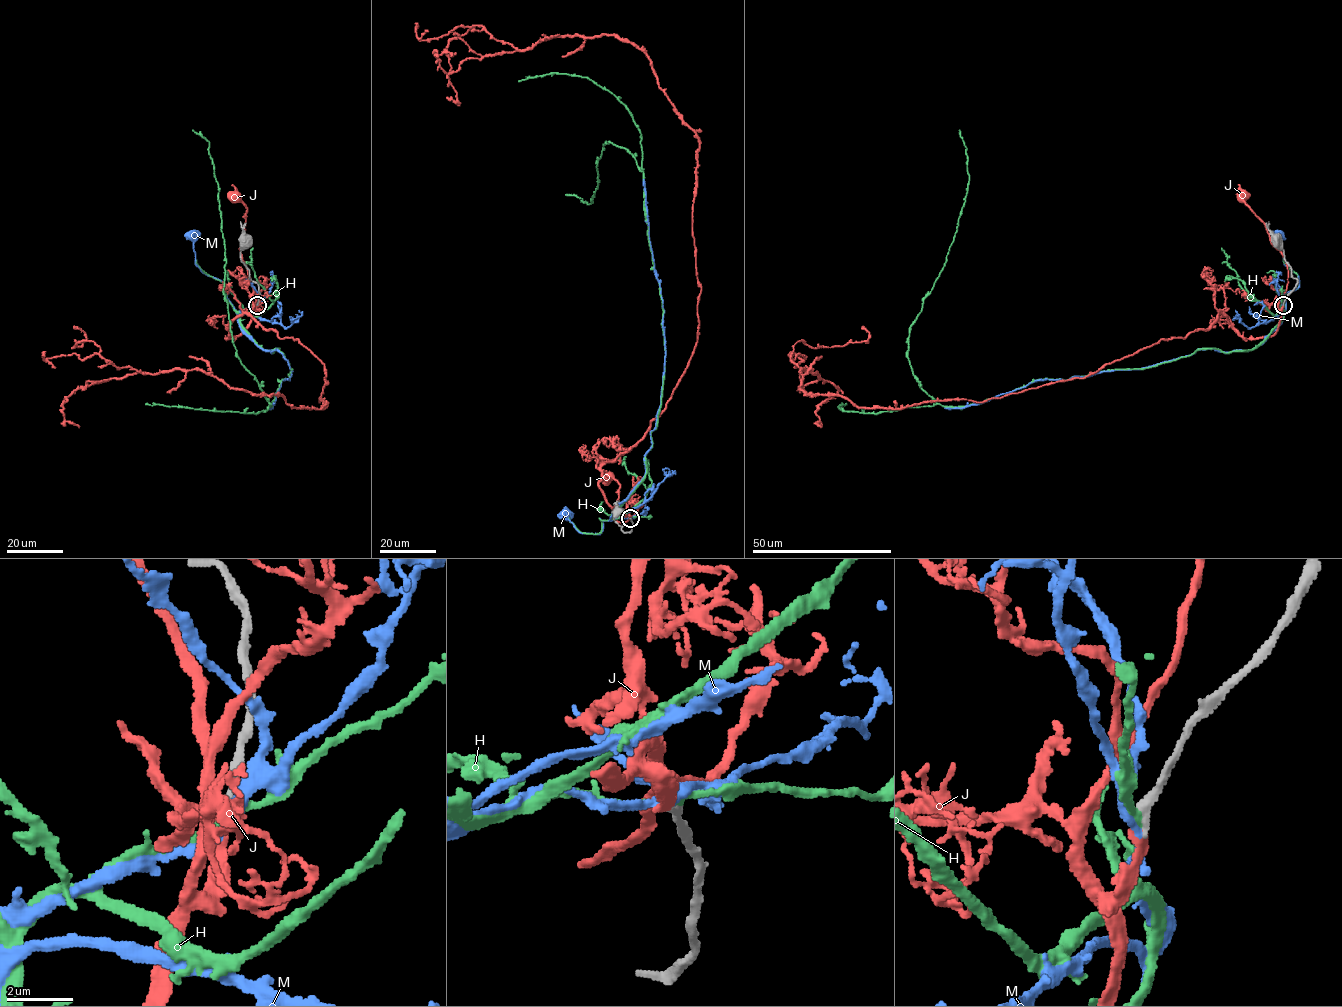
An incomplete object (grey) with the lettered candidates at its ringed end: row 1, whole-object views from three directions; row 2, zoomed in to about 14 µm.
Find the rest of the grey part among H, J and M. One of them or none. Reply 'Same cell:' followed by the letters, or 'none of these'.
Same cell: none of these

